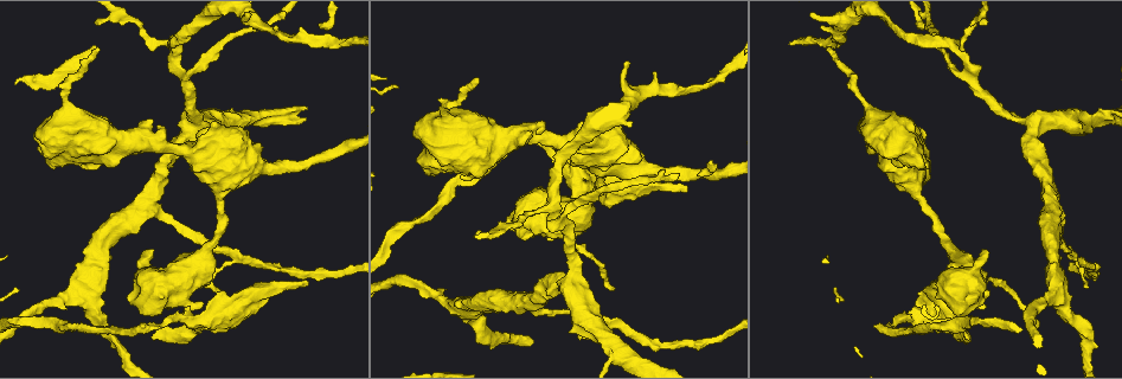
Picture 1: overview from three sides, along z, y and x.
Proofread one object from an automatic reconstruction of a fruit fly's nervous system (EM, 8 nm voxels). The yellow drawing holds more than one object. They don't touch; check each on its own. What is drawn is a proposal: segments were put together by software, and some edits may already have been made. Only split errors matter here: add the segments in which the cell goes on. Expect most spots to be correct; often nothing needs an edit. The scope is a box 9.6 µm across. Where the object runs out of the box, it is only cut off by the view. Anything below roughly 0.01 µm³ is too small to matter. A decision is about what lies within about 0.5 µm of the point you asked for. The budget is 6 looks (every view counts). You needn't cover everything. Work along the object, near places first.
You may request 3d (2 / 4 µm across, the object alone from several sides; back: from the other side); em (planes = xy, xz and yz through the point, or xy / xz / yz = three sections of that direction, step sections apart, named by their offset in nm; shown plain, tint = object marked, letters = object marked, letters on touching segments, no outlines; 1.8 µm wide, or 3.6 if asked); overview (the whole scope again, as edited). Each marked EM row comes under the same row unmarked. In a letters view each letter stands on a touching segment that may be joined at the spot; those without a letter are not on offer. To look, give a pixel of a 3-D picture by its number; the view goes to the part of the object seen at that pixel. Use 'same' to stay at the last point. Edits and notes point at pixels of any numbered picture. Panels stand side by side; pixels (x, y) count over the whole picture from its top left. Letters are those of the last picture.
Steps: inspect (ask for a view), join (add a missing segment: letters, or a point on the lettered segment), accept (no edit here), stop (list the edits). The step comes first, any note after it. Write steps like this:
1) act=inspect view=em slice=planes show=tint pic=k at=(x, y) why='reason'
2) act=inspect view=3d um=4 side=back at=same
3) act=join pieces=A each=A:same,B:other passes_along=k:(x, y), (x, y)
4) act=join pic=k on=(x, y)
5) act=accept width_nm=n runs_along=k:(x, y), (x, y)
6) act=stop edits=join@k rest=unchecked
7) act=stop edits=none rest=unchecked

act=inspect view=em slice=xy step=16 show=letters pic=1 at=(967, 336) why='branch stops here'

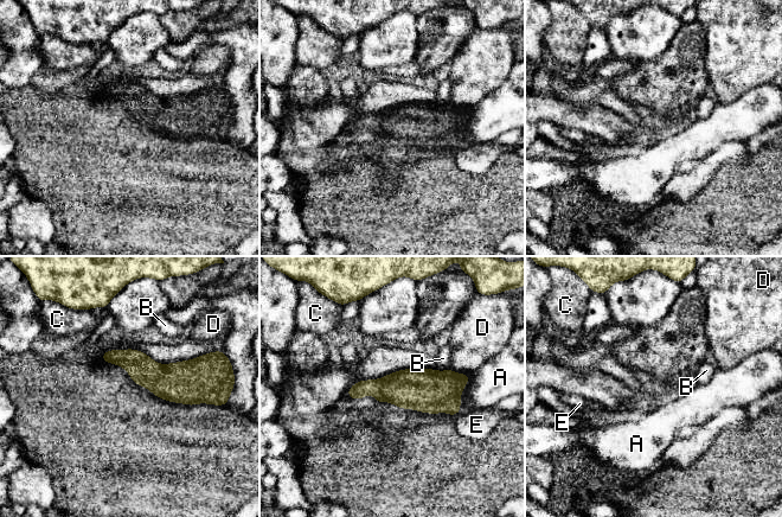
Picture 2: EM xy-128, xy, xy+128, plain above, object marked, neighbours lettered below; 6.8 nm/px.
act=inspect view=em slice=planes show=letters at=same why='cut it another way'

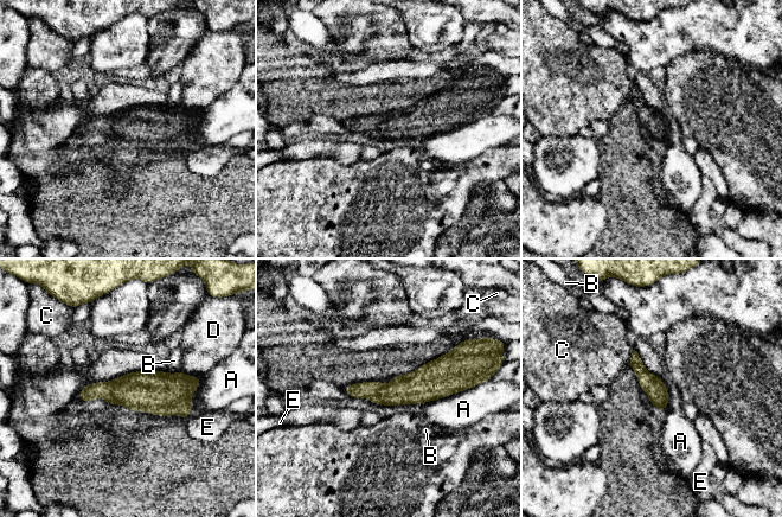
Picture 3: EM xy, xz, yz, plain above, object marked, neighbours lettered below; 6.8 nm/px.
act=accept longest_contact=A:340nm each=A:other,B:other,C:other,D:other,E:other border=3:(470, 388), (424, 403) found='none of them fits'

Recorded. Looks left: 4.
act=inspect view=em slice=yz step=8 show=tint pic=1 at=(215, 121) why='thick end'

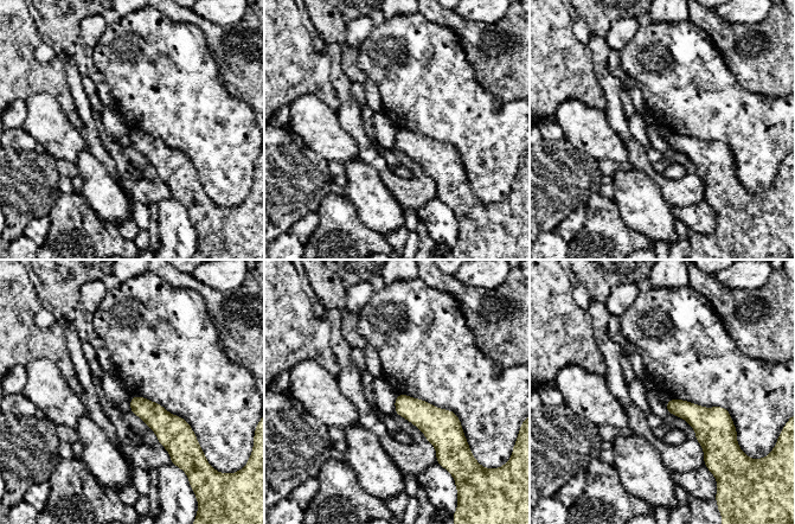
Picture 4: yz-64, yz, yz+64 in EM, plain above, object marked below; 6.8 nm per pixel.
act=inspect view=em slice=yz step=8 show=letters at=same why='what lies round it'

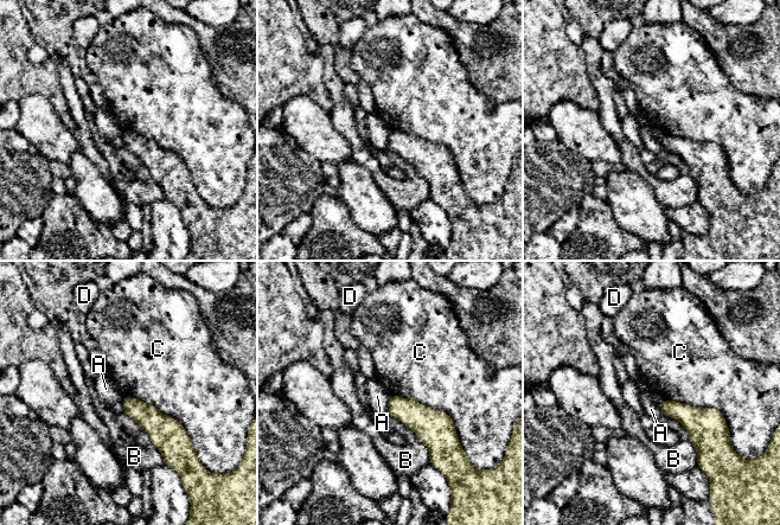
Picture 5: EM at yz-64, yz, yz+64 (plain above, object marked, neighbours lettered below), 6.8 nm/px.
act=accept each=A:other,B:other,C:other,D:other border=5:(390, 395), (443, 410), (459, 440) found='none of them fits'

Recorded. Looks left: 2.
act=inspect view=em slice=yz step=4 show=letters pic=1 at=(1093, 120) why='two arms in line, one across'

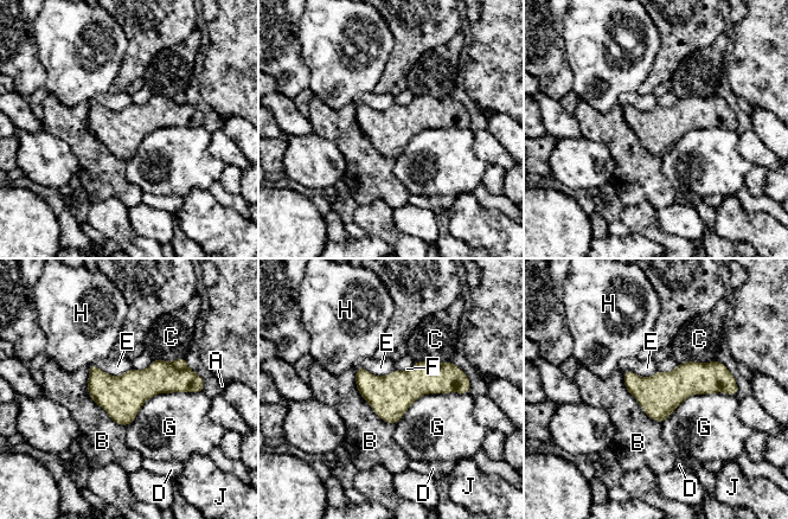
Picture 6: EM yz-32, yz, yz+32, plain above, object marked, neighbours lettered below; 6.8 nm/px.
act=accept each=A:other,B:other,C:other,D:other,E:other,F:other,G:other,H:other,J:other found='none of them fits'

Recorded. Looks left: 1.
act=stop edits=none rest=unchecked

